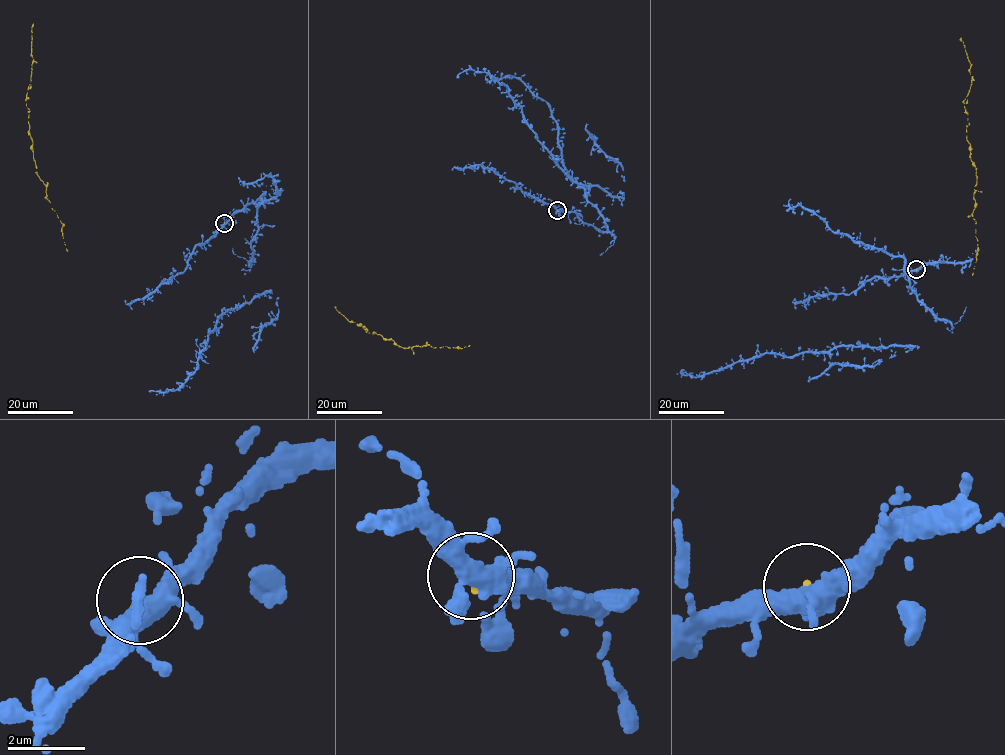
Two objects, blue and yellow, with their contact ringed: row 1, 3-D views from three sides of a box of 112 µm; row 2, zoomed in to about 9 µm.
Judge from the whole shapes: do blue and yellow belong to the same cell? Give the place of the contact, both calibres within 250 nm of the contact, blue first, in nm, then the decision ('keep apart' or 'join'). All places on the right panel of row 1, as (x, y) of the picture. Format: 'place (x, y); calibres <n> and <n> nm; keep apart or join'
place (916, 269); calibres 400 and 100 nm; join

